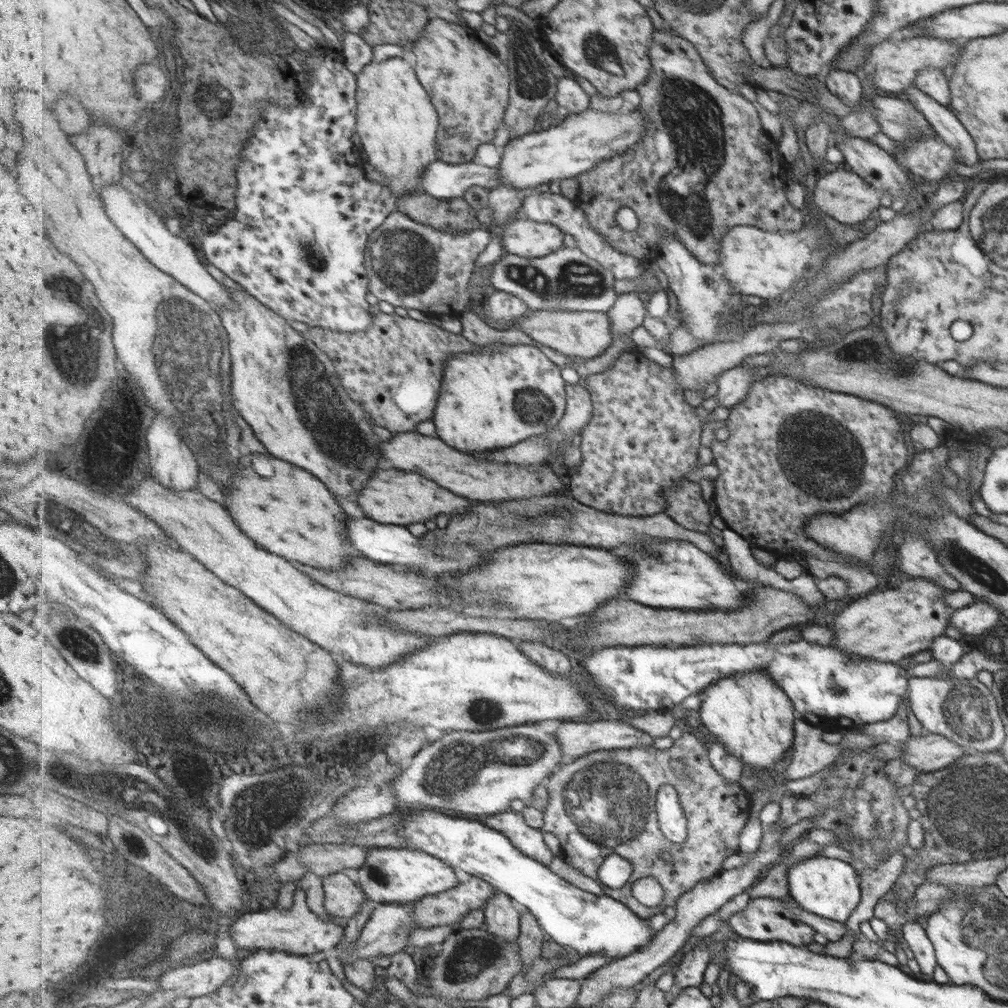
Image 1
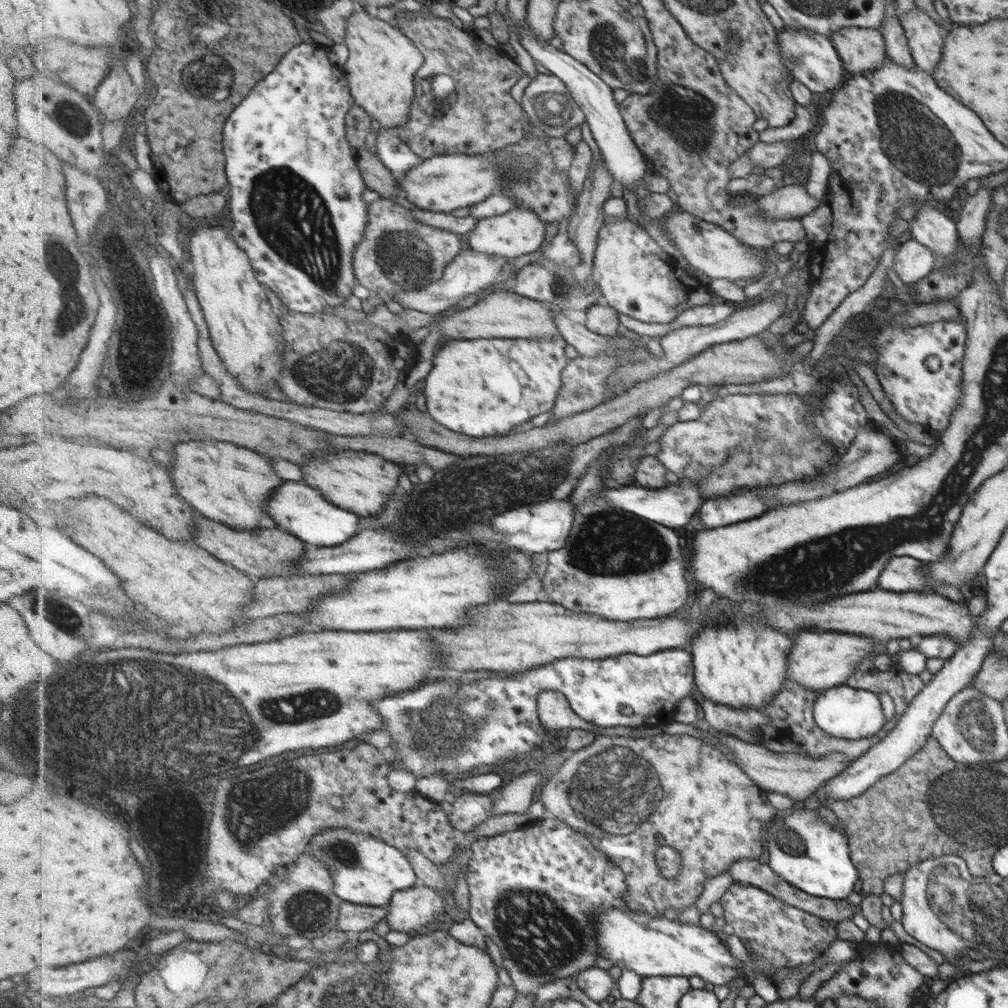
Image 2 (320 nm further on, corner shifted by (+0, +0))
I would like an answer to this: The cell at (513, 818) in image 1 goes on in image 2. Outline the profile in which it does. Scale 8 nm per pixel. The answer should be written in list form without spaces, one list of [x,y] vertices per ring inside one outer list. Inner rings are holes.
[[[547,815],[534,827],[498,832],[495,837],[481,837],[471,845],[471,850],[472,859],[466,874],[470,886],[471,919],[498,947],[502,966],[509,971],[520,994],[535,994],[549,982],[571,978],[575,974],[578,976],[595,966],[600,946],[594,914],[613,906],[627,911],[629,908],[624,895],[629,885],[624,870],[597,849],[585,833]],[[543,896],[553,900],[545,902]]]

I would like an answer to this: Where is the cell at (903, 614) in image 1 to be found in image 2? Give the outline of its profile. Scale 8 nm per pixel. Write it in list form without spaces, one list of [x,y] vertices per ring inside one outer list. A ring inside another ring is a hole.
[[[836,631],[798,634],[789,652],[789,680],[803,686],[811,696],[837,685],[843,685],[857,668],[861,658],[867,658],[871,648],[875,650],[873,643],[876,642],[871,638],[848,633],[839,634]]]

